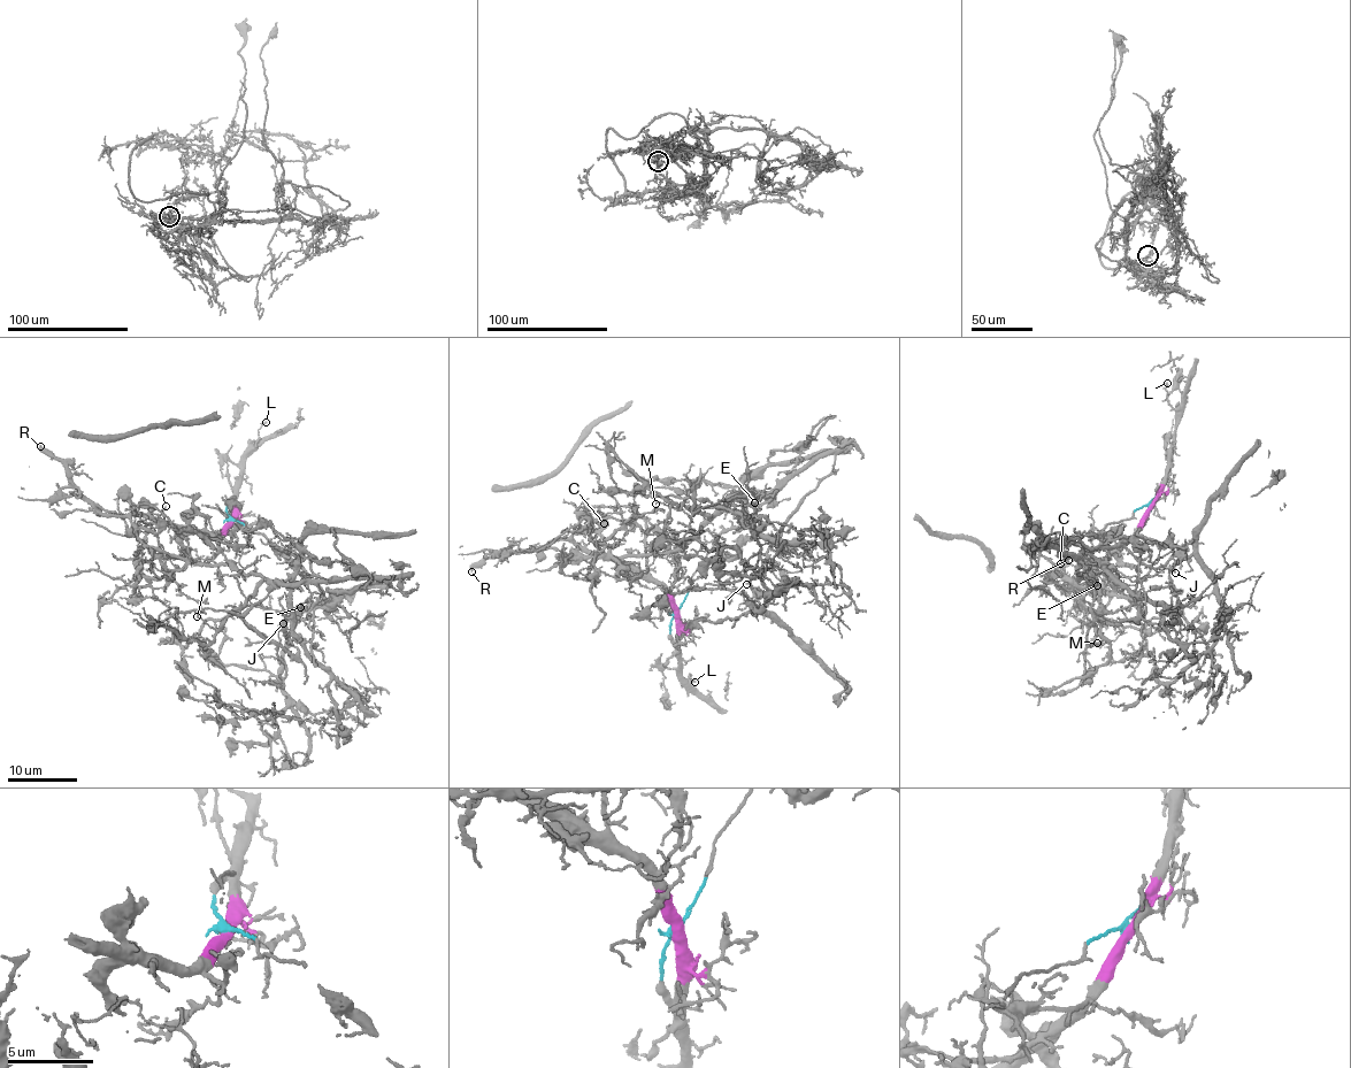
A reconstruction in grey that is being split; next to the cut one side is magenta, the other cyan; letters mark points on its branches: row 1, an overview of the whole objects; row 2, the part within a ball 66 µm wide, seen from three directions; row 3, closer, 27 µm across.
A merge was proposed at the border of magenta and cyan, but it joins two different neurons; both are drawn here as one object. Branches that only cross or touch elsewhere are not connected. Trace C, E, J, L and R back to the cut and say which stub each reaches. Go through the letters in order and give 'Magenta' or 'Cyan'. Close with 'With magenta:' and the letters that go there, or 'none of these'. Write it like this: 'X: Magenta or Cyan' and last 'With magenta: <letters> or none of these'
C: Magenta
E: Cyan
J: Cyan
L: Magenta
R: Magenta
With magenta: C, L, R

